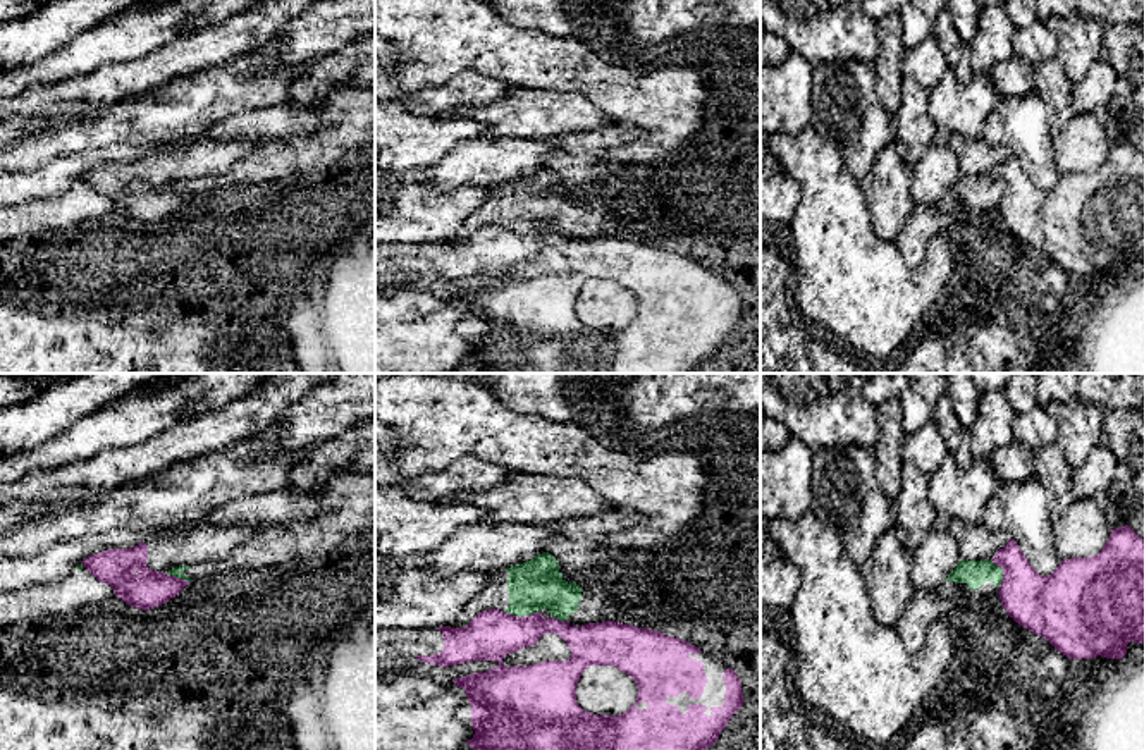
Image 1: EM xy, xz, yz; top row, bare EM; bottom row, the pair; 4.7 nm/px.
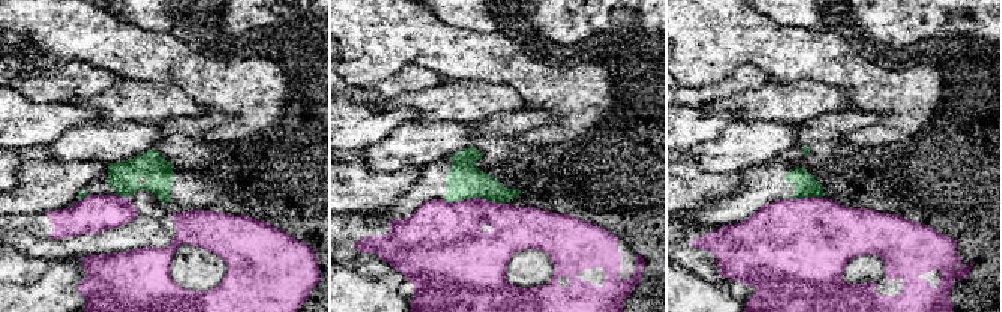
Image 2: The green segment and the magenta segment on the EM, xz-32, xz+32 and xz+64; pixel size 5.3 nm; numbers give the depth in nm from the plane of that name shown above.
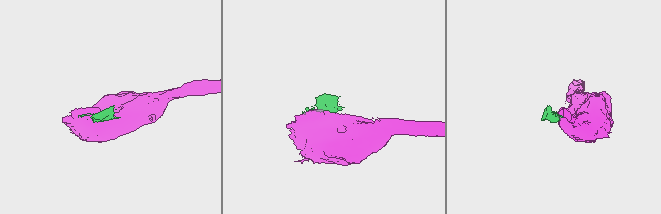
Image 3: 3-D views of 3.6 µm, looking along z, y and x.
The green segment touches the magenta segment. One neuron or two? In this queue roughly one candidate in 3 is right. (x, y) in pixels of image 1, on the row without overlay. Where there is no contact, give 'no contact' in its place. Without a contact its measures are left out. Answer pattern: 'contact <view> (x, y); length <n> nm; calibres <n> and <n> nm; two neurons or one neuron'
contact xz (520, 231); length 170 nm; calibres 240 and 240 nm; two neurons

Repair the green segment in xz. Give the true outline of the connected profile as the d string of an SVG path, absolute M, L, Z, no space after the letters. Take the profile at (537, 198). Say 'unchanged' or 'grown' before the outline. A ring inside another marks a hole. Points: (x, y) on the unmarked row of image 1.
grown; M549 167L506 186L509 222L504 227L513 231L523 232L547 224L559 236L588 239L618 236L626 225L616 213L568 198L557 174Z

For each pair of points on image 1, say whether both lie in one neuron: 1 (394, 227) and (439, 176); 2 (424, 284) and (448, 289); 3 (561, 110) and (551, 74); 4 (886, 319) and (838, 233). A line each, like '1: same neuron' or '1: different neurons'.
1: different neurons
2: same neuron
3: different neurons
4: same neuron

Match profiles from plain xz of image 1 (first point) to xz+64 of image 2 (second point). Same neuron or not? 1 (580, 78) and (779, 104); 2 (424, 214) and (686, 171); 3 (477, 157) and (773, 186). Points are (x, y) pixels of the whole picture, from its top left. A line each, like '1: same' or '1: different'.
1: different
2: same
3: different

